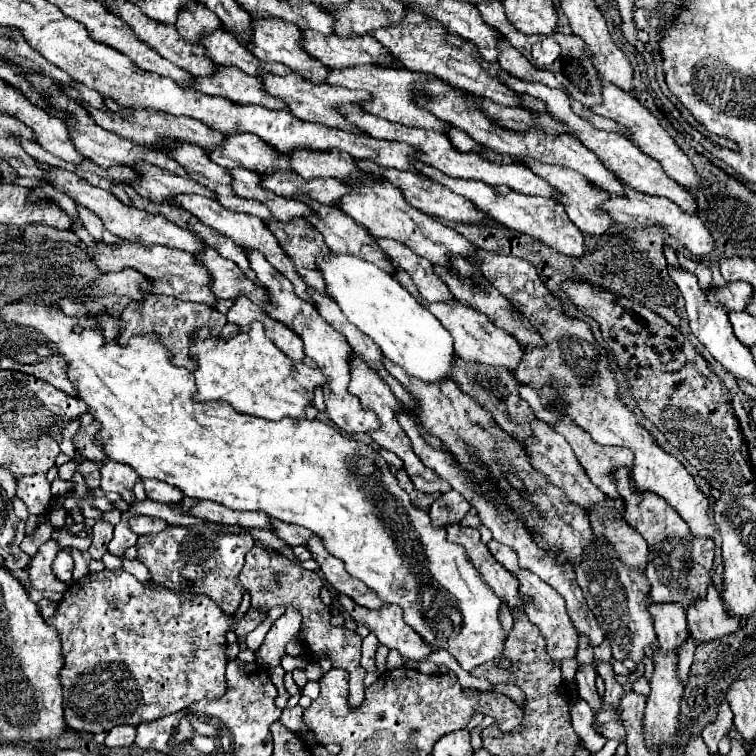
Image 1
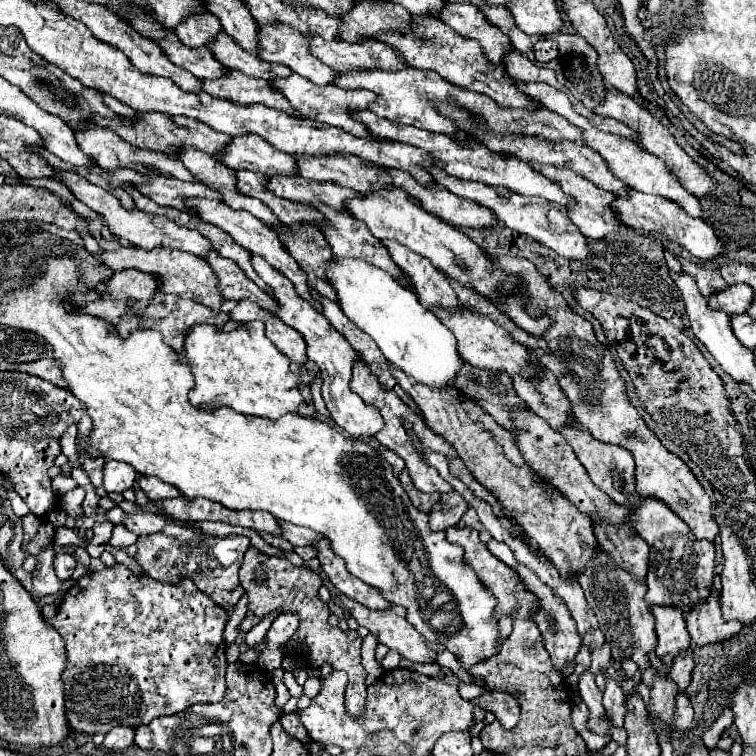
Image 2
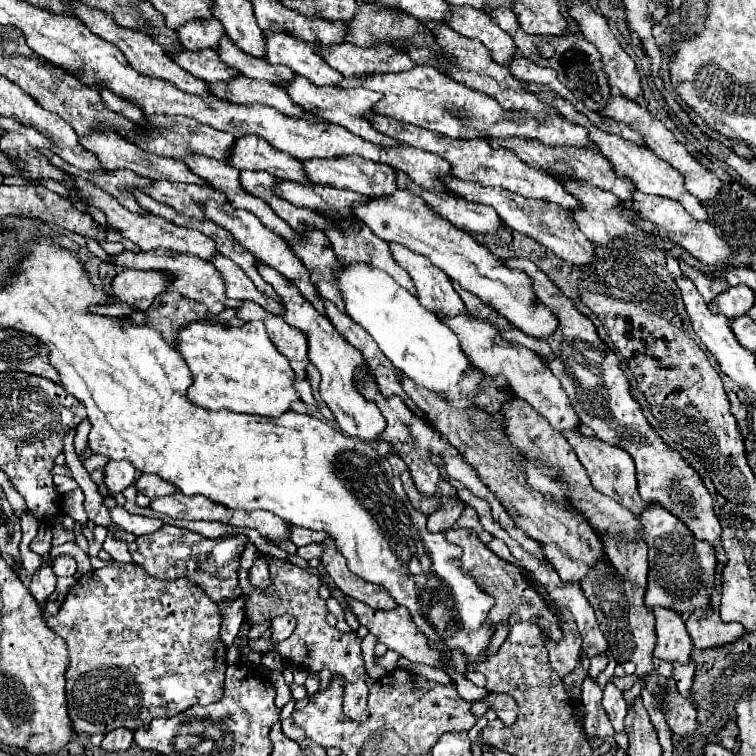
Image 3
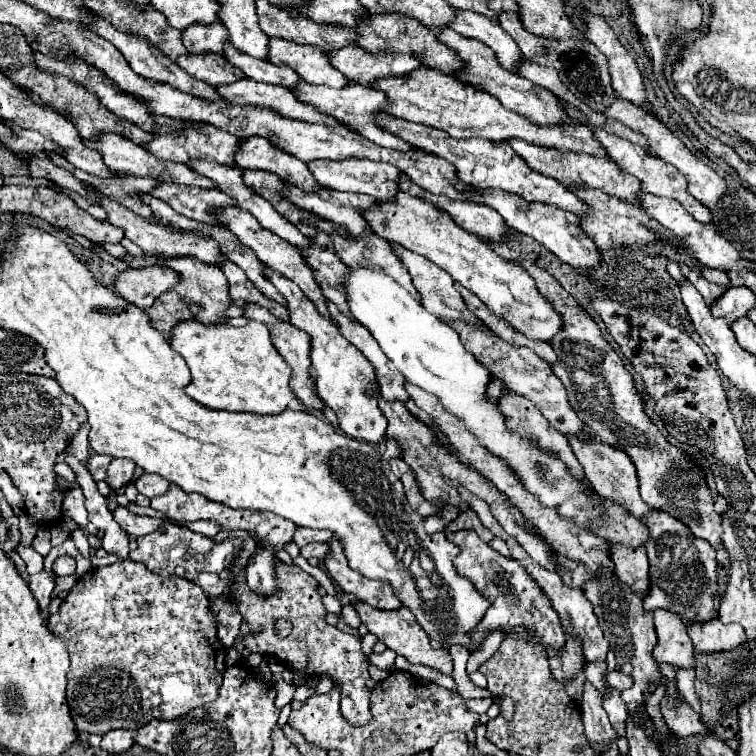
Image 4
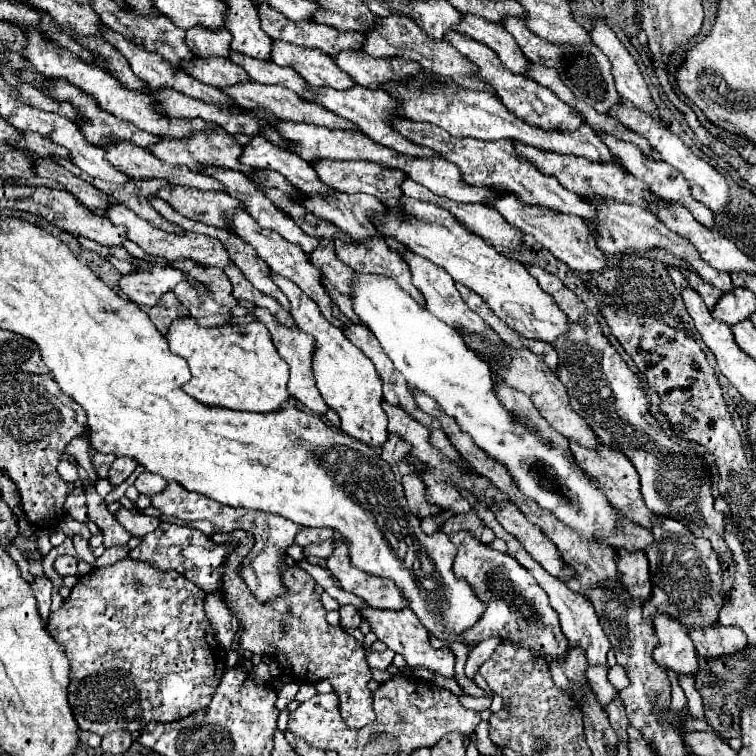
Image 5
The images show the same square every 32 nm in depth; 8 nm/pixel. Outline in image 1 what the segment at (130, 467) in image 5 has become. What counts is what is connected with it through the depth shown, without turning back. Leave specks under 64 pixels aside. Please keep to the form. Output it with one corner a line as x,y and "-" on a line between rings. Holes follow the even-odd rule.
106,460
102,466
102,484
100,488
104,492
122,492
122,490
132,490
132,486
138,480
138,474
128,468
128,464
120,464
120,462
112,462

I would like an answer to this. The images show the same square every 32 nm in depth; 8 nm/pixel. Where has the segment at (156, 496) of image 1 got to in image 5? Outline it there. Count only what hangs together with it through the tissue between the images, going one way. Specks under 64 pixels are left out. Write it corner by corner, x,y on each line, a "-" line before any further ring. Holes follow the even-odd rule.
144,470
144,472
136,478
134,486
136,486
136,490
138,490
140,494
154,496
154,494
158,494
158,492
162,492
162,490
166,488
166,480
164,480
162,476
156,476
156,474

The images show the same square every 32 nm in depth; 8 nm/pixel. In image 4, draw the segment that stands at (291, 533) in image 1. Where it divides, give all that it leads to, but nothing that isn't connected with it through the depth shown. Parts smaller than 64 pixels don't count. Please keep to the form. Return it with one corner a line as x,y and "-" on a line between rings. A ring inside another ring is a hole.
298,528
294,534
294,544
300,548
310,544
310,542
326,542
332,538
332,532
328,530
312,530
312,528

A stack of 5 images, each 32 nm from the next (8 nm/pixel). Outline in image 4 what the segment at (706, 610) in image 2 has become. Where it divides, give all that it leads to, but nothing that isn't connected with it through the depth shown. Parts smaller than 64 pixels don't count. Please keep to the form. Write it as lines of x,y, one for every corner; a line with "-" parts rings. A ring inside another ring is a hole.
718,618
704,622
704,624
692,622
688,626
688,634
694,642
696,652
700,652
700,654
726,652
726,650
732,650
746,642
746,634
744,634
744,628
740,628
740,624
726,626

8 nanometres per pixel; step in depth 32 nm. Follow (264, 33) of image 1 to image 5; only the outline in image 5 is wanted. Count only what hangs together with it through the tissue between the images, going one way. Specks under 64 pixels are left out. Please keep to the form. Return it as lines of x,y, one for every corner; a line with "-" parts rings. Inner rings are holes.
274,40
272,62
278,66
294,68
312,86
330,86
336,90
356,86
356,82
346,72
340,72
340,68
336,68
336,62
328,54
314,48

